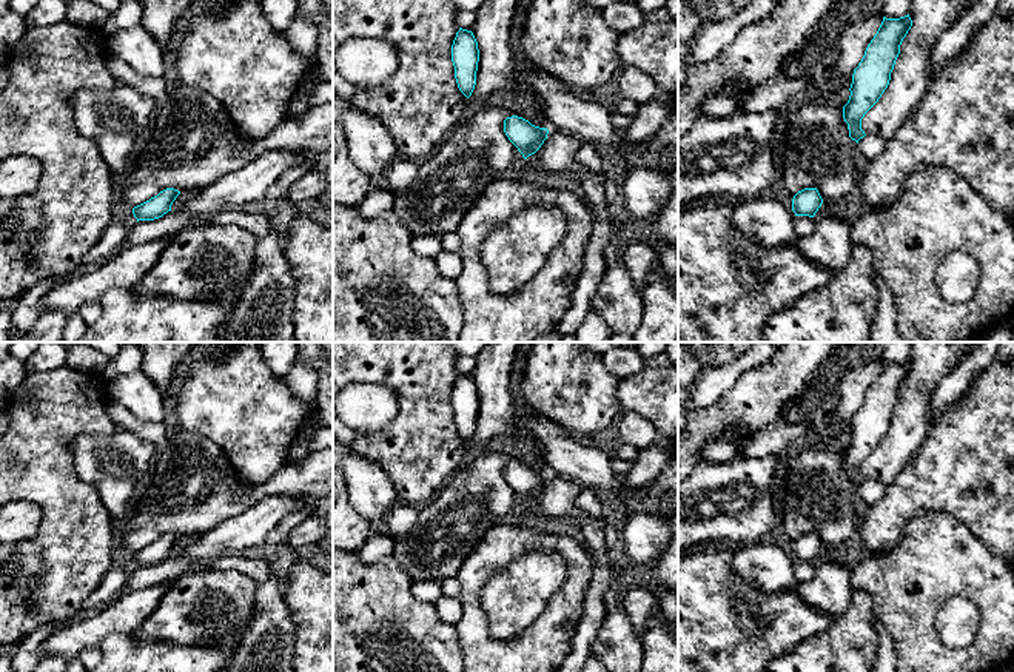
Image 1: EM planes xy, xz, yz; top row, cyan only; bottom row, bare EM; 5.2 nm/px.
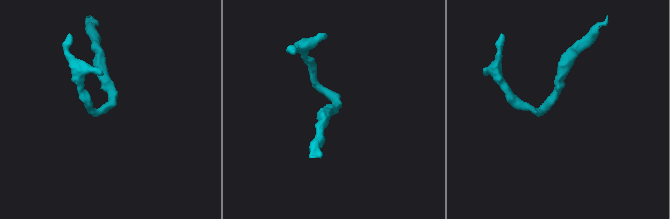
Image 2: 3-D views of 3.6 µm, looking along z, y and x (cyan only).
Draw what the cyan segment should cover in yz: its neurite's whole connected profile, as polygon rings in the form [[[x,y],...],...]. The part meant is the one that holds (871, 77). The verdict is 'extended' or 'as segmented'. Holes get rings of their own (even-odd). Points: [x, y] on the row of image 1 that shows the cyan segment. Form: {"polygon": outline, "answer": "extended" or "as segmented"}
{"polygon": [[[908,15],[886,18],[868,45],[865,55],[854,69],[851,96],[843,106],[843,119],[848,123],[849,137],[858,143],[866,134],[861,129],[861,119],[878,102],[889,85],[891,72],[900,54],[900,45],[912,26]]], "answer": "as segmented"}

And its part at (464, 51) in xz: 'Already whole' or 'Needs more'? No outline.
Already whole

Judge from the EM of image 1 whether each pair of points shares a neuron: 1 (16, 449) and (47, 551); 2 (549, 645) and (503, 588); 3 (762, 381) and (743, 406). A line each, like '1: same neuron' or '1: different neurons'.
1: same neuron
2: different neurons
3: same neuron

